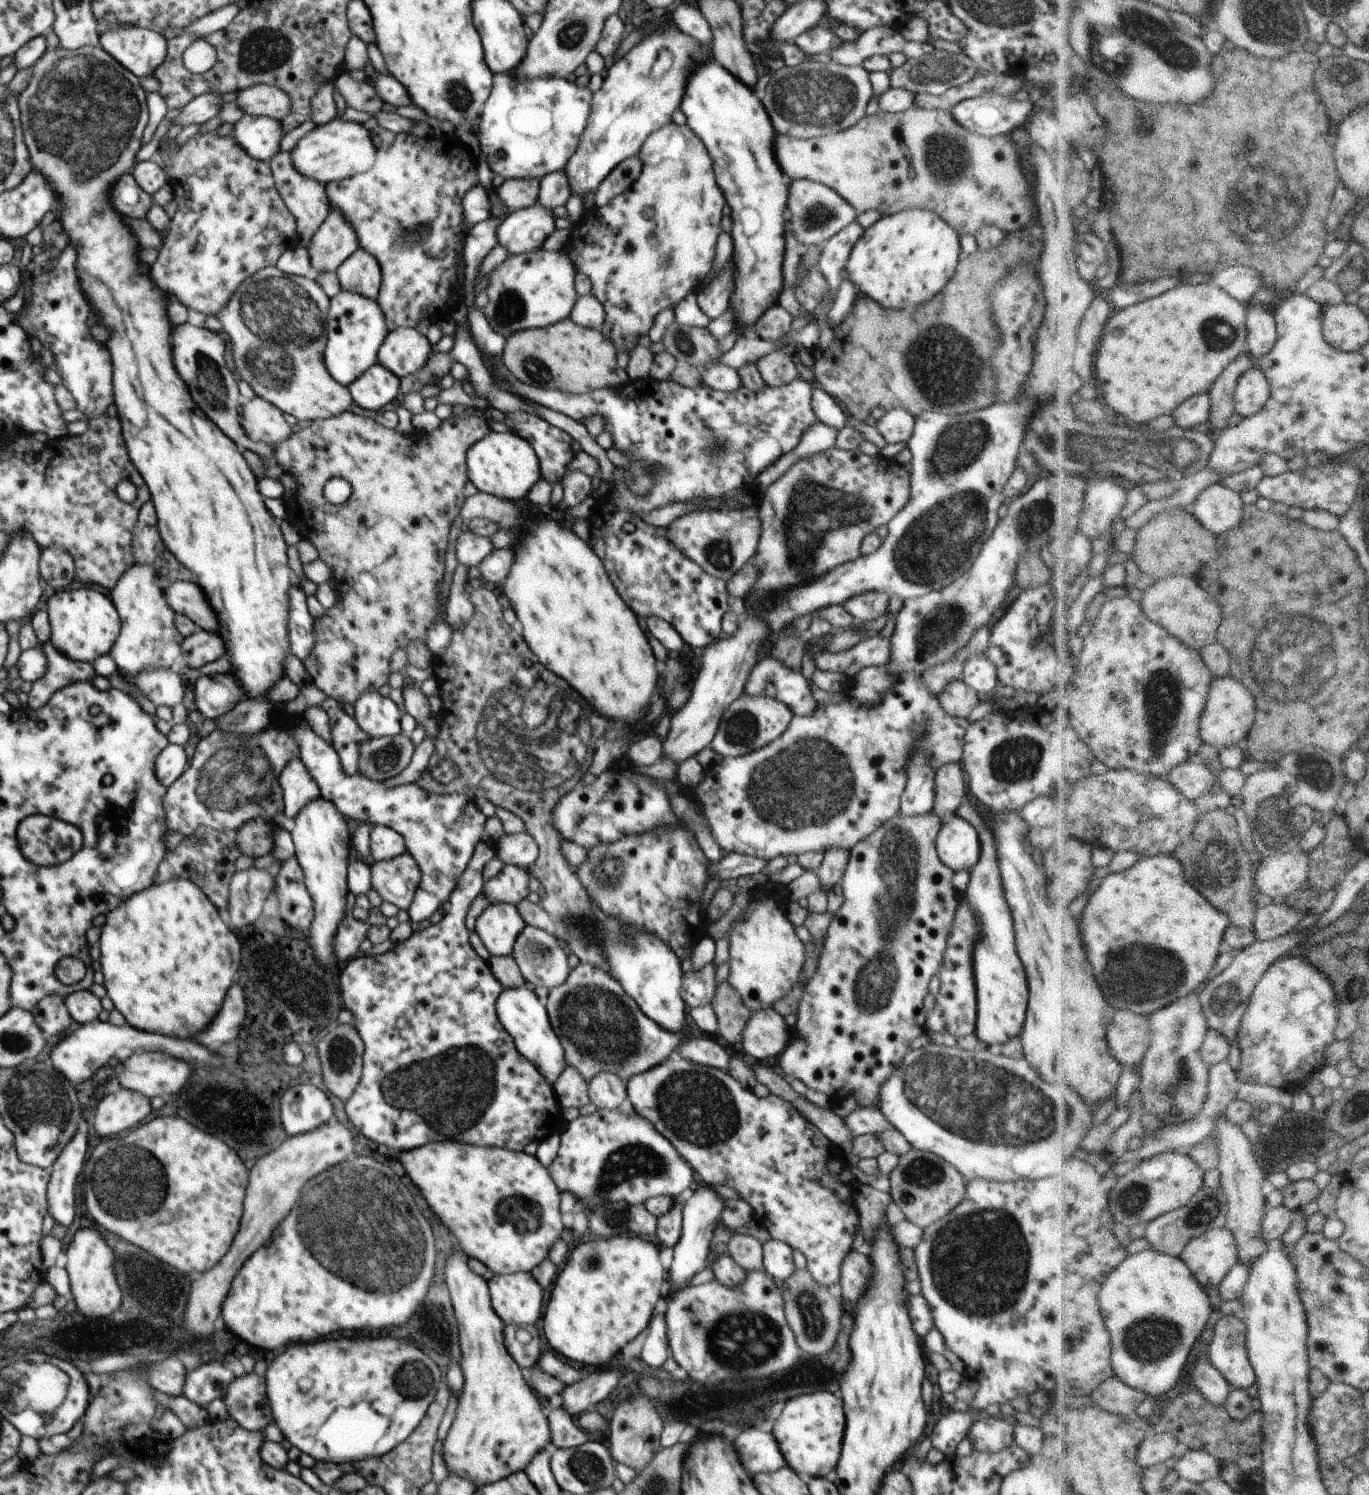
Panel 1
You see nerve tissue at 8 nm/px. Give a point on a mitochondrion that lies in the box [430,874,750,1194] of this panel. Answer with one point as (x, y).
(697, 1106)

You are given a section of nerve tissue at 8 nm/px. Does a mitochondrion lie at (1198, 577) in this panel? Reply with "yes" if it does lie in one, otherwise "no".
no

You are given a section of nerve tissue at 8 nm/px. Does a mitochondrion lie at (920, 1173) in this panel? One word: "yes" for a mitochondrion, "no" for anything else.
yes

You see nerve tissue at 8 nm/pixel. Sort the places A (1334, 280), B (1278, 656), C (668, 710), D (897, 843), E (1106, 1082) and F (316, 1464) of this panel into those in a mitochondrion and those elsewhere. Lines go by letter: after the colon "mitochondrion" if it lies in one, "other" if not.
A: other
B: mitochondrion
C: other
D: mitochondrion
E: other
F: other

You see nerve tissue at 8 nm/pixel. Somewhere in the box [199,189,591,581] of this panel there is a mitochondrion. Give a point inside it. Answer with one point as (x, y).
(279, 321)

